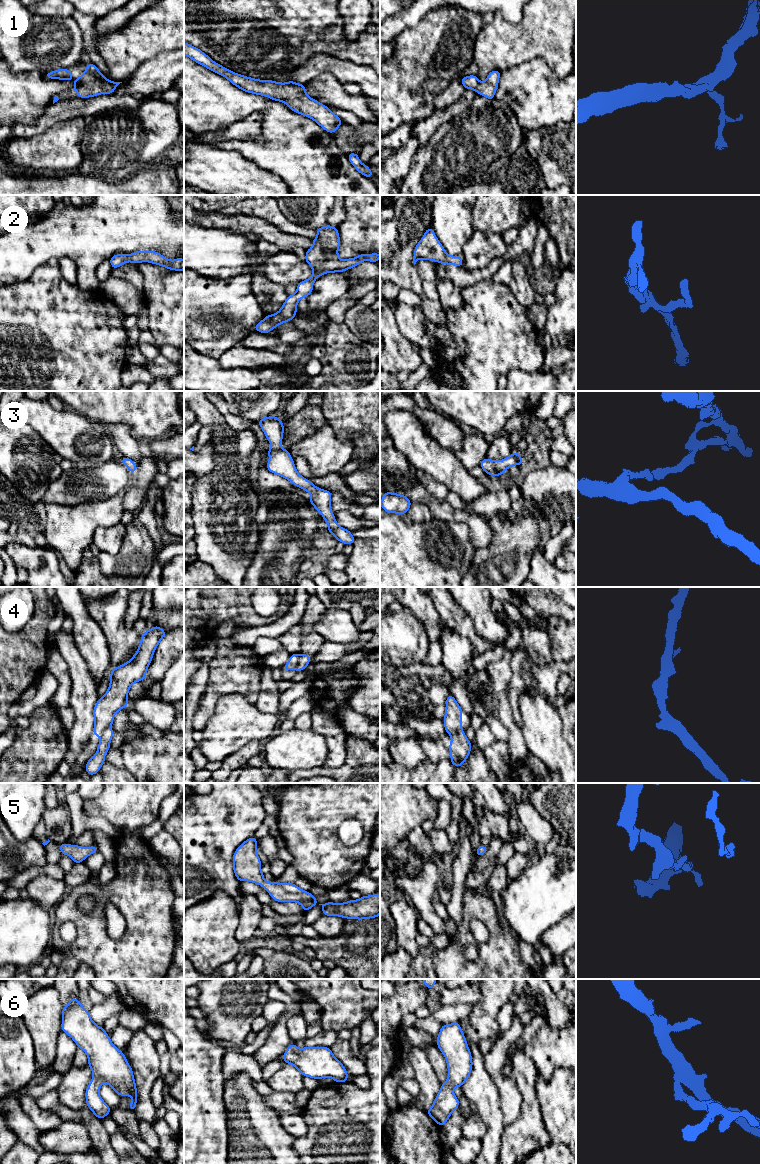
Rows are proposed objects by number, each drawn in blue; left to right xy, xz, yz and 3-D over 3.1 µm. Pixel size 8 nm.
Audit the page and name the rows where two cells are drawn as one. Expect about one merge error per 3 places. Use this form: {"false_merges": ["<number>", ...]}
{"false_merges": ["4"]}

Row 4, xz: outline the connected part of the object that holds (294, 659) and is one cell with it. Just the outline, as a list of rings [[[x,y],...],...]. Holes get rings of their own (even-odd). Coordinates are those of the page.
[[[299,653],[291,654],[289,661],[282,669],[285,671],[294,670],[297,664],[299,663],[300,657],[301,657],[301,654]]]

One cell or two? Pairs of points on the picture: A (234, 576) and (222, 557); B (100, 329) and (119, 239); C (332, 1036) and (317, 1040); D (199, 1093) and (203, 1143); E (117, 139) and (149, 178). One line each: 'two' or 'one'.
A: one
B: two
C: one
D: one
E: two

